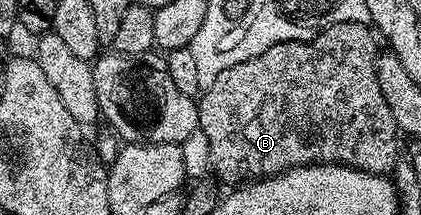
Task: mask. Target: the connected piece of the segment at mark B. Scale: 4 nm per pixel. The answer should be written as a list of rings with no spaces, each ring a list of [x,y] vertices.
[[[337,23],[319,31],[312,39],[293,39],[287,43],[277,43],[248,61],[240,61],[240,65],[232,65],[232,69],[224,69],[224,73],[220,73],[220,77],[216,77],[216,81],[212,81],[212,85],[205,88],[197,100],[198,130],[204,133],[204,137],[208,137],[213,174],[218,174],[224,182],[230,183],[229,185],[241,185],[247,181],[264,179],[267,175],[278,175],[293,167],[309,167],[312,163],[342,163],[346,167],[355,167],[377,175],[393,172],[394,165],[400,158],[397,143],[400,132],[392,117],[392,109],[388,109],[388,101],[384,101],[384,93],[380,93],[380,81],[376,81],[373,34],[375,35],[375,32],[365,23]]]

